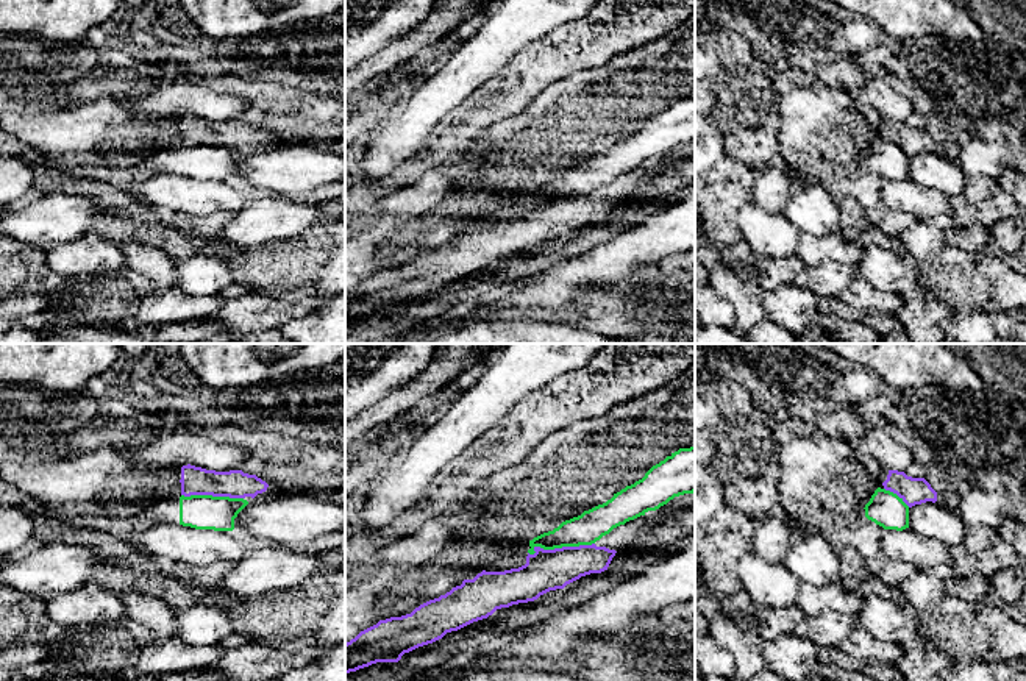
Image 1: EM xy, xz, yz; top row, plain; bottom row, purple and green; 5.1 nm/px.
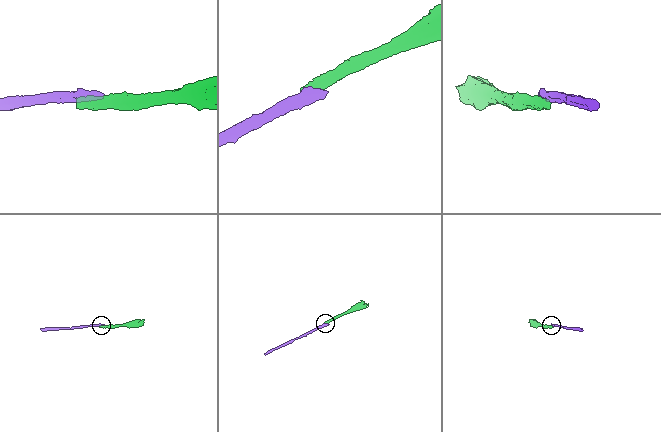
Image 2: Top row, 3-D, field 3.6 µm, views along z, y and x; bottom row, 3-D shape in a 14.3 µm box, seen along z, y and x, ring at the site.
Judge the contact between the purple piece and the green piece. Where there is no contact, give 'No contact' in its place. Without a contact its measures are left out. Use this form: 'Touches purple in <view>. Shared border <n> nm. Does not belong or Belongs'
Touches purple in xz. Shared border 340 nm. Does not belong

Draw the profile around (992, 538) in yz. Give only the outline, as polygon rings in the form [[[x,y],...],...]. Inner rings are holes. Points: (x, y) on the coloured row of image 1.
[[[970,525],[967,526],[965,540],[962,545],[970,553],[976,553],[995,547],[999,540],[1001,539],[995,528]]]

